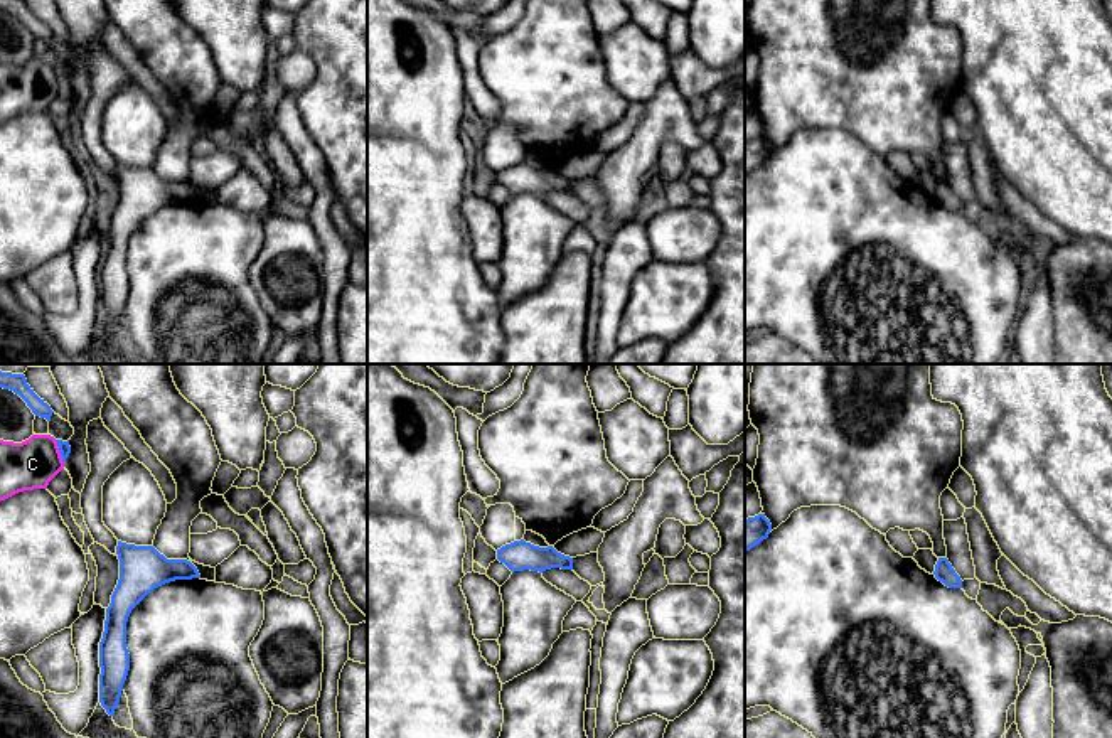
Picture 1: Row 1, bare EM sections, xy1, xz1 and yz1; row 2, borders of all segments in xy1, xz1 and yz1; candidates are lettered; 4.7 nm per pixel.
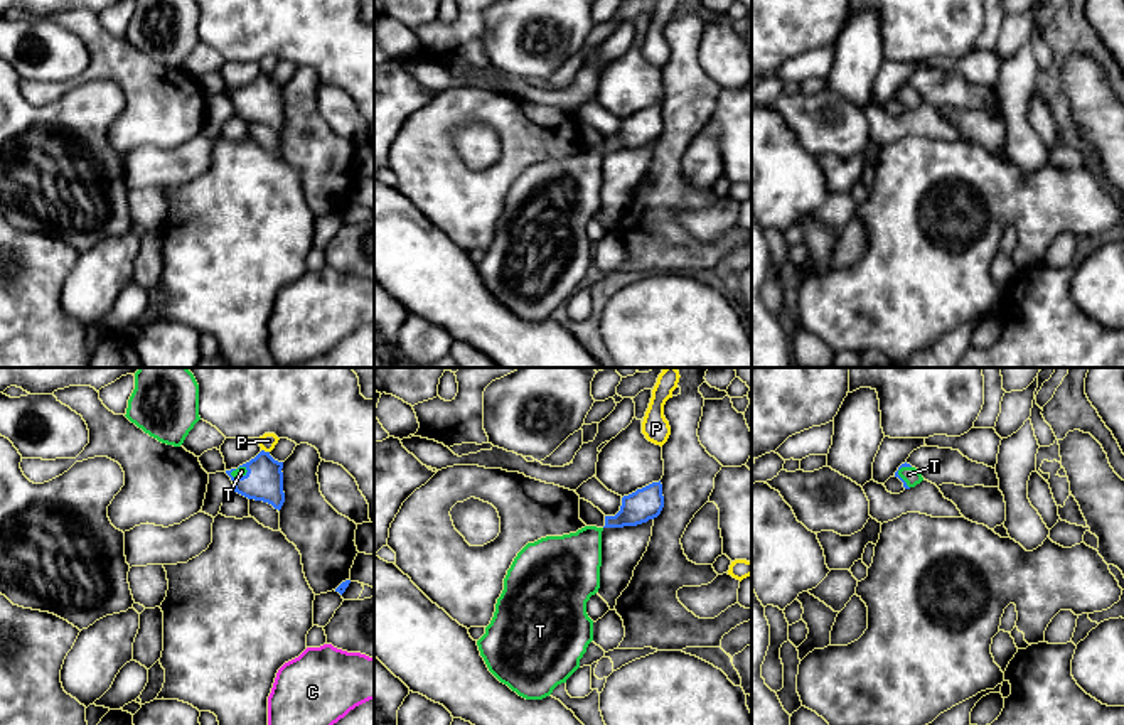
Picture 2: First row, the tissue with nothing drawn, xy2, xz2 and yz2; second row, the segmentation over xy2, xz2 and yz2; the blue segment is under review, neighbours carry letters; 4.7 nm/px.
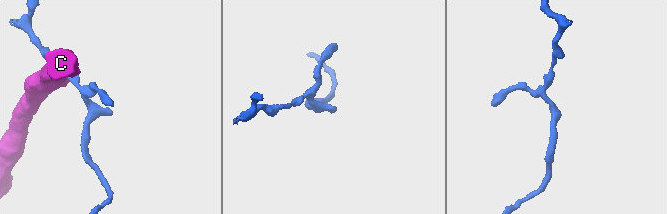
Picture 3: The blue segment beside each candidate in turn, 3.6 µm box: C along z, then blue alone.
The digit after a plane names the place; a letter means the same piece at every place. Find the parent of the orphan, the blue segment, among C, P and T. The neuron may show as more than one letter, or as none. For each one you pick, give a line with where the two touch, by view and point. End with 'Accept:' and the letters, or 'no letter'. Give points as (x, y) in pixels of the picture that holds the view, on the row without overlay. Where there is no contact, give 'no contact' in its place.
T: meets blue in xy2 at (238, 100)
Accept: T

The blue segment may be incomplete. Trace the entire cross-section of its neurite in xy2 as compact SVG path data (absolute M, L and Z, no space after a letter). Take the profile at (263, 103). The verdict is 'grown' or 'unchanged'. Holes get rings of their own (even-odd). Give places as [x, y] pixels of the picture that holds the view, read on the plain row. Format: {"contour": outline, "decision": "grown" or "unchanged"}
{"contour": "M261 72L254 81L238 91L226 93L226 96L234 106L234 115L268 125L280 133L285 125L281 91L283 84Z", "decision": "grown"}

